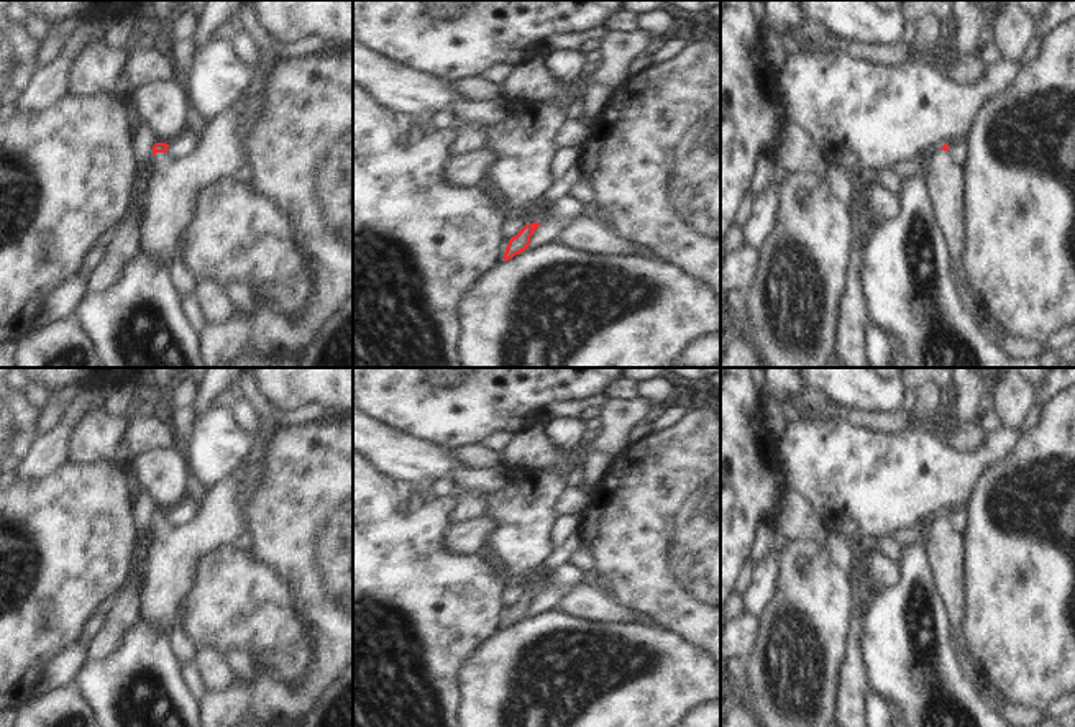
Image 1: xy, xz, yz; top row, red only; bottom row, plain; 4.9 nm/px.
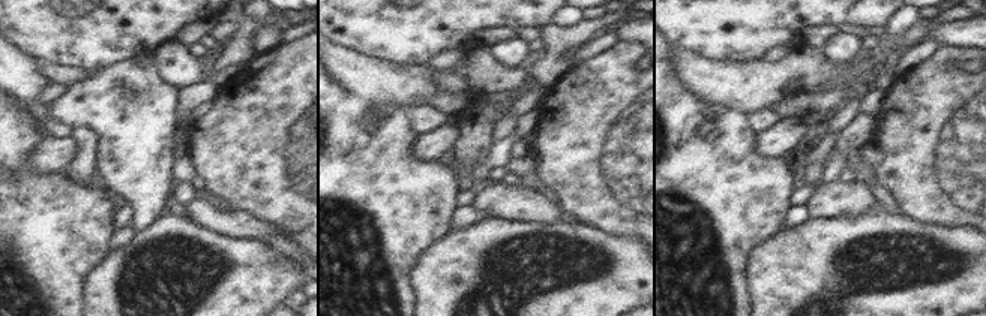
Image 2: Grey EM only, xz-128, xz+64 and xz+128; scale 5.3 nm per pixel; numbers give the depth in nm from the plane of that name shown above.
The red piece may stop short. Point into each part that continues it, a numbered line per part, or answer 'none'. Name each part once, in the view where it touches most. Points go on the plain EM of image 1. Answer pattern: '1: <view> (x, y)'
1: xy (174, 550)

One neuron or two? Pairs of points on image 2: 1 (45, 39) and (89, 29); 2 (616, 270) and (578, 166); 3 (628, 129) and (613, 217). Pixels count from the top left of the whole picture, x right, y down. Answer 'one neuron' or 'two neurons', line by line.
1: one neuron
2: two neurons
3: one neuron

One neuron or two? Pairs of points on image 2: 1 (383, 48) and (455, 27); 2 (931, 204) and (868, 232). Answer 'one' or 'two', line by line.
1: one
2: two

